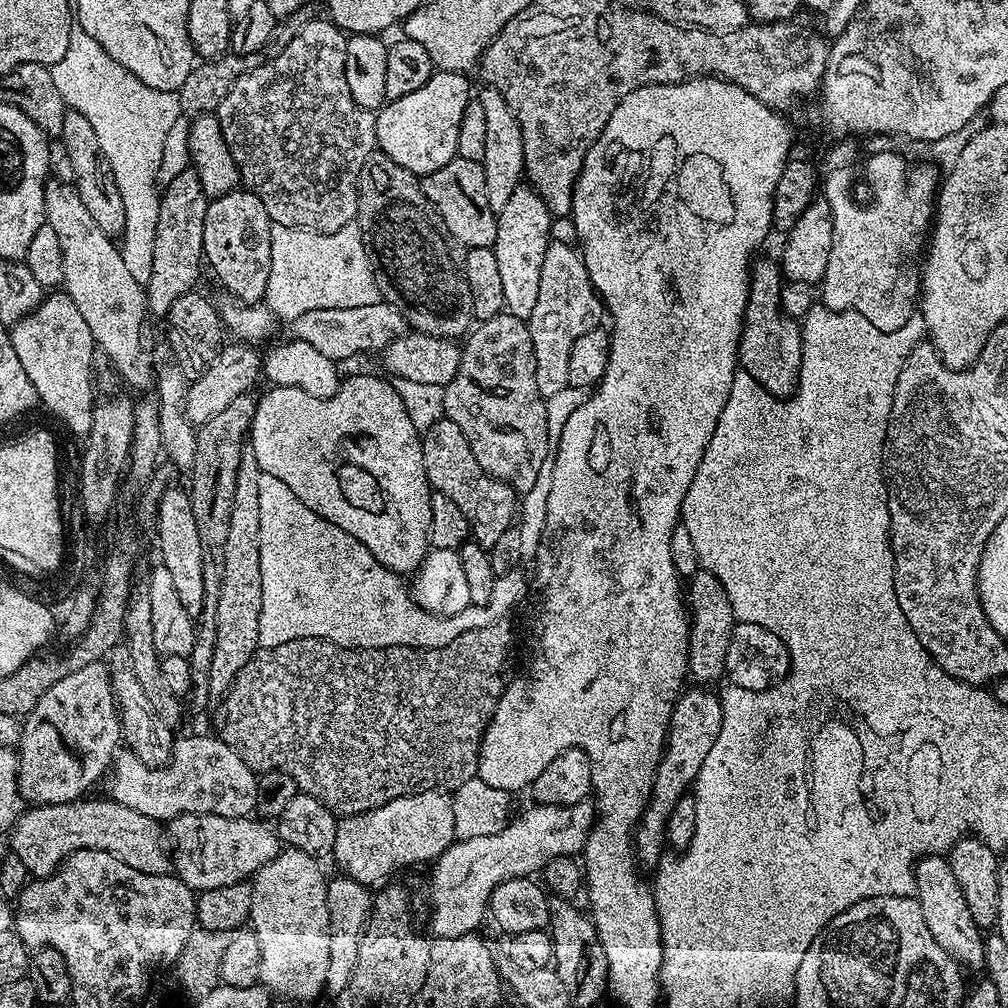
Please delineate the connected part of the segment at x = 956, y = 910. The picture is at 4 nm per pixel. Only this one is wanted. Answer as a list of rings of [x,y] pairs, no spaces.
[[[943,855],[921,856],[917,860],[914,898],[919,903],[922,918],[925,919],[934,942],[937,942],[938,946],[941,946],[942,950],[961,967],[983,969],[985,933],[970,915],[966,897],[962,895],[962,886],[958,886],[958,878],[954,878],[954,870],[950,870],[950,862]]]

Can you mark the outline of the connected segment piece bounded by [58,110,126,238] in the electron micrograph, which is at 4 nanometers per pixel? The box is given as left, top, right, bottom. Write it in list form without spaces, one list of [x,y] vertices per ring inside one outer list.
[[[68,111],[62,124],[62,134],[58,140],[64,144],[66,154],[70,156],[71,168],[74,170],[72,187],[76,189],[78,198],[82,198],[86,211],[98,222],[102,234],[119,238],[124,234],[126,226],[126,206],[122,206],[122,194],[118,194],[118,182],[114,182],[114,170],[110,170],[110,162],[106,162],[106,154],[102,154],[102,146],[98,143],[98,134],[94,126],[83,114]]]

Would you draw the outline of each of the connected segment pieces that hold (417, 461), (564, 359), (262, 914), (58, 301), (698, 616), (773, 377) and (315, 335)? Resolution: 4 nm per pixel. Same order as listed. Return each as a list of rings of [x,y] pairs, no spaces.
[[[380,376],[347,377],[329,400],[310,398],[310,394],[293,388],[269,387],[256,405],[250,451],[261,472],[282,478],[307,508],[358,538],[379,564],[392,572],[412,574],[418,561],[424,561],[430,551],[430,502],[434,489],[426,478],[426,466],[422,466],[421,433],[410,422],[409,405],[404,404],[399,390],[388,380]]]
[[[549,243],[546,258],[542,258],[542,279],[538,282],[538,303],[527,320],[530,342],[534,342],[534,378],[541,396],[547,398],[559,392],[568,392],[570,382],[570,350],[582,334],[601,327],[605,319],[604,301],[592,285],[584,265],[584,257],[568,244]]]
[[[285,847],[273,860],[259,868],[250,880],[250,931],[258,938],[258,950],[262,950],[259,983],[277,1001],[285,1000],[288,1004],[308,1004],[325,991],[326,969],[330,967],[330,914],[328,880],[320,864],[315,856]]]
[[[52,290],[35,310],[11,325],[14,351],[34,382],[37,401],[45,404],[74,435],[87,438],[92,425],[92,355],[97,355],[96,339],[86,326],[86,318],[63,290]]]
[[[703,570],[695,572],[687,581],[686,602],[690,607],[688,674],[697,685],[712,686],[715,680],[725,679],[726,650],[730,650],[730,634],[738,622],[734,606],[730,606],[730,594],[726,594],[726,586],[722,586],[714,574]]]
[[[757,259],[748,282],[748,305],[744,311],[744,328],[740,332],[738,364],[749,372],[772,396],[788,398],[796,391],[802,366],[801,325],[780,308],[782,269],[775,259]]]
[[[379,303],[370,306],[350,306],[349,308],[327,308],[303,312],[290,322],[291,335],[297,340],[310,342],[314,350],[326,354],[326,358],[337,362],[348,360],[359,352],[368,352],[374,348],[382,350],[405,332],[409,325],[404,315],[393,304]]]

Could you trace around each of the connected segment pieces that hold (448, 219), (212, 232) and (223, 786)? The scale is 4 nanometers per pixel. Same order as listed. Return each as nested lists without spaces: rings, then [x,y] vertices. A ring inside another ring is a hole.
[[[461,156],[446,162],[442,170],[434,170],[420,181],[420,189],[434,206],[434,210],[446,222],[446,230],[465,249],[491,248],[496,242],[497,213],[490,210],[490,201],[486,198],[486,174],[479,160],[467,160]]]
[[[247,190],[227,192],[209,199],[206,222],[202,226],[204,260],[212,272],[224,283],[229,297],[241,304],[258,304],[264,300],[270,278],[270,230],[273,222],[266,214],[266,206]]]
[[[219,735],[196,736],[192,740],[192,756],[173,755],[162,768],[151,768],[142,763],[133,752],[117,751],[110,767],[107,795],[117,800],[122,806],[130,806],[130,810],[138,810],[138,814],[146,814],[161,822],[173,820],[176,816],[186,814],[206,814],[222,818],[238,818],[252,816],[256,812],[256,782],[258,776],[242,758]]]

